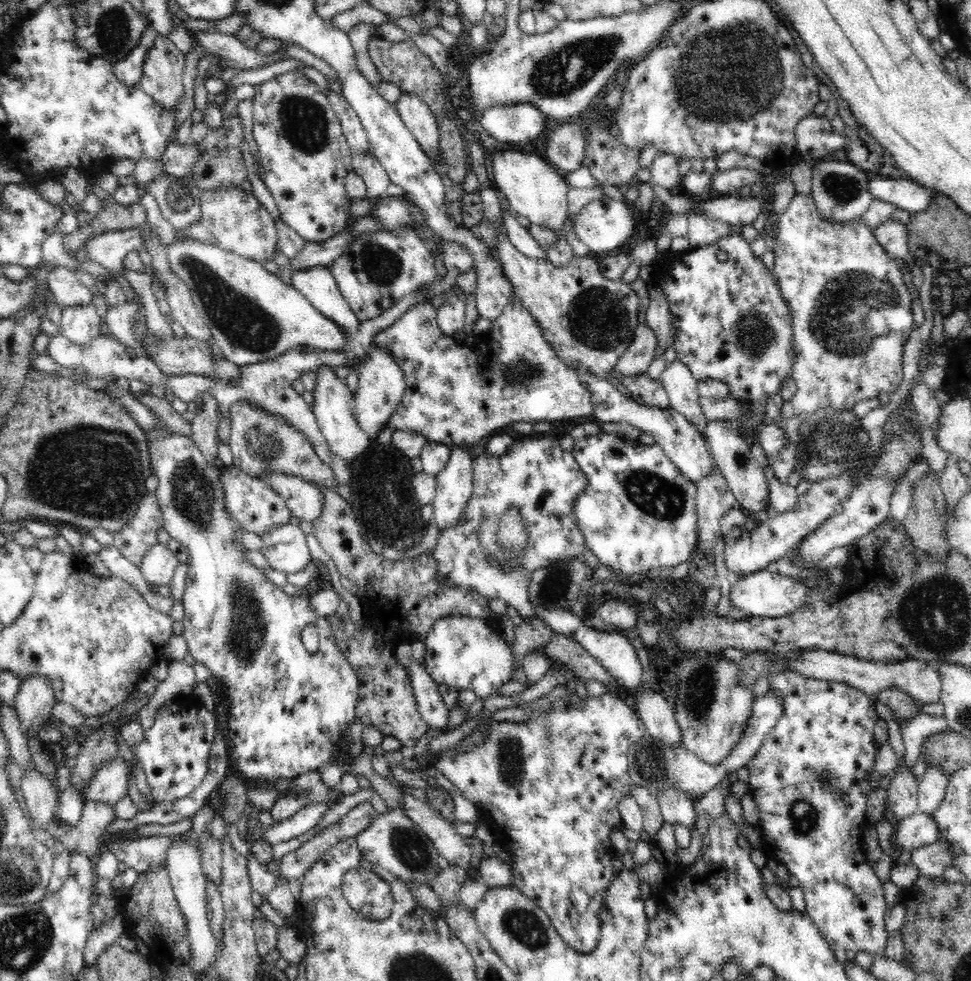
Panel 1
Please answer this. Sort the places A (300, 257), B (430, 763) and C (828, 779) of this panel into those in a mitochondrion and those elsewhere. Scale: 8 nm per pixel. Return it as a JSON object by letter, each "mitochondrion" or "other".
{"A":"other","B":"other","C":"mitochondrion"}

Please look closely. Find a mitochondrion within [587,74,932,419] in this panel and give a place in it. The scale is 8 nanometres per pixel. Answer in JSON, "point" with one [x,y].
{"point":[850,314]}

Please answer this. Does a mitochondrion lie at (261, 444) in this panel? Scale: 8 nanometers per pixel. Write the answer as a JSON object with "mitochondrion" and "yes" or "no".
{"mitochondrion":"yes"}

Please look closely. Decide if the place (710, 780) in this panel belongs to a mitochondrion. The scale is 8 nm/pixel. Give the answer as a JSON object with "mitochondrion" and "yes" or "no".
{"mitochondrion":"no"}

